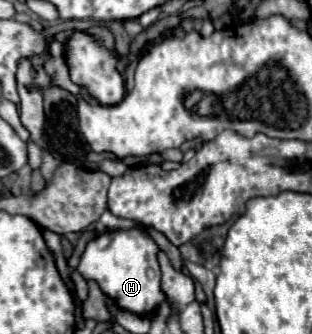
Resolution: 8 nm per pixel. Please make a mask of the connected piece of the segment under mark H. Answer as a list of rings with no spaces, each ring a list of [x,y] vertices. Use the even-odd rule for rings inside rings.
[[[137,227],[127,231],[111,231],[87,243],[77,271],[85,277],[85,281],[95,281],[103,295],[113,299],[117,307],[137,315],[151,315],[165,301],[157,253],[157,243]]]

